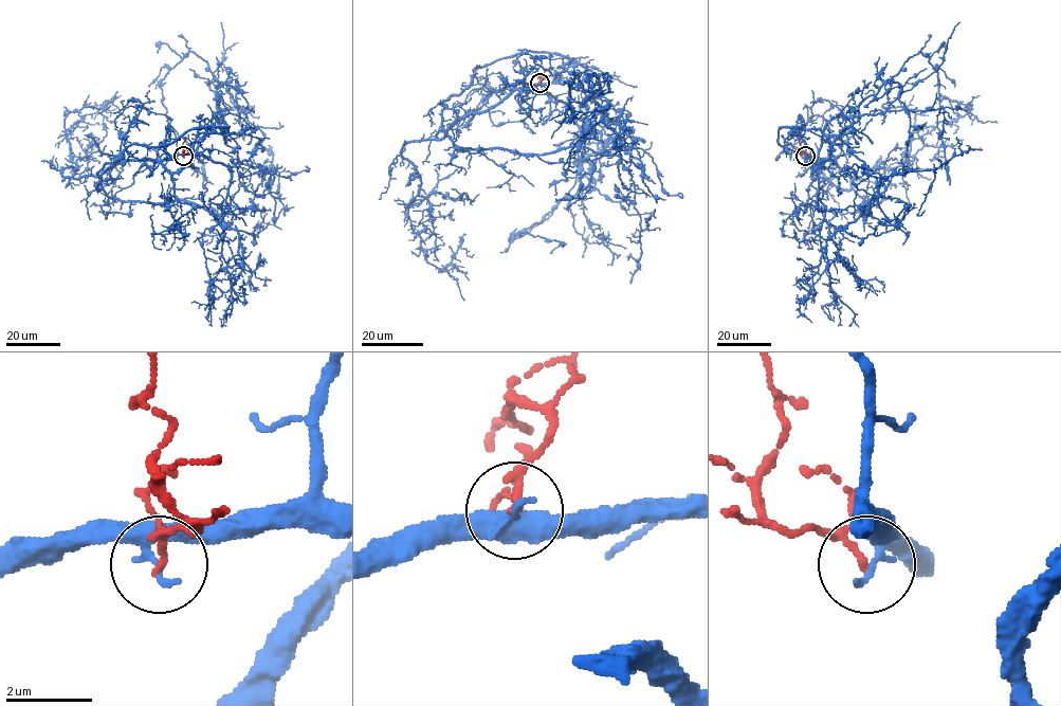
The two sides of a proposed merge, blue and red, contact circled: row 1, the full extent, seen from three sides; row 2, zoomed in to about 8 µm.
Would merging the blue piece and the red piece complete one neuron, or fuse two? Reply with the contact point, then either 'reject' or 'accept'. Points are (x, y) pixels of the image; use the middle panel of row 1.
at (540, 83); reject

